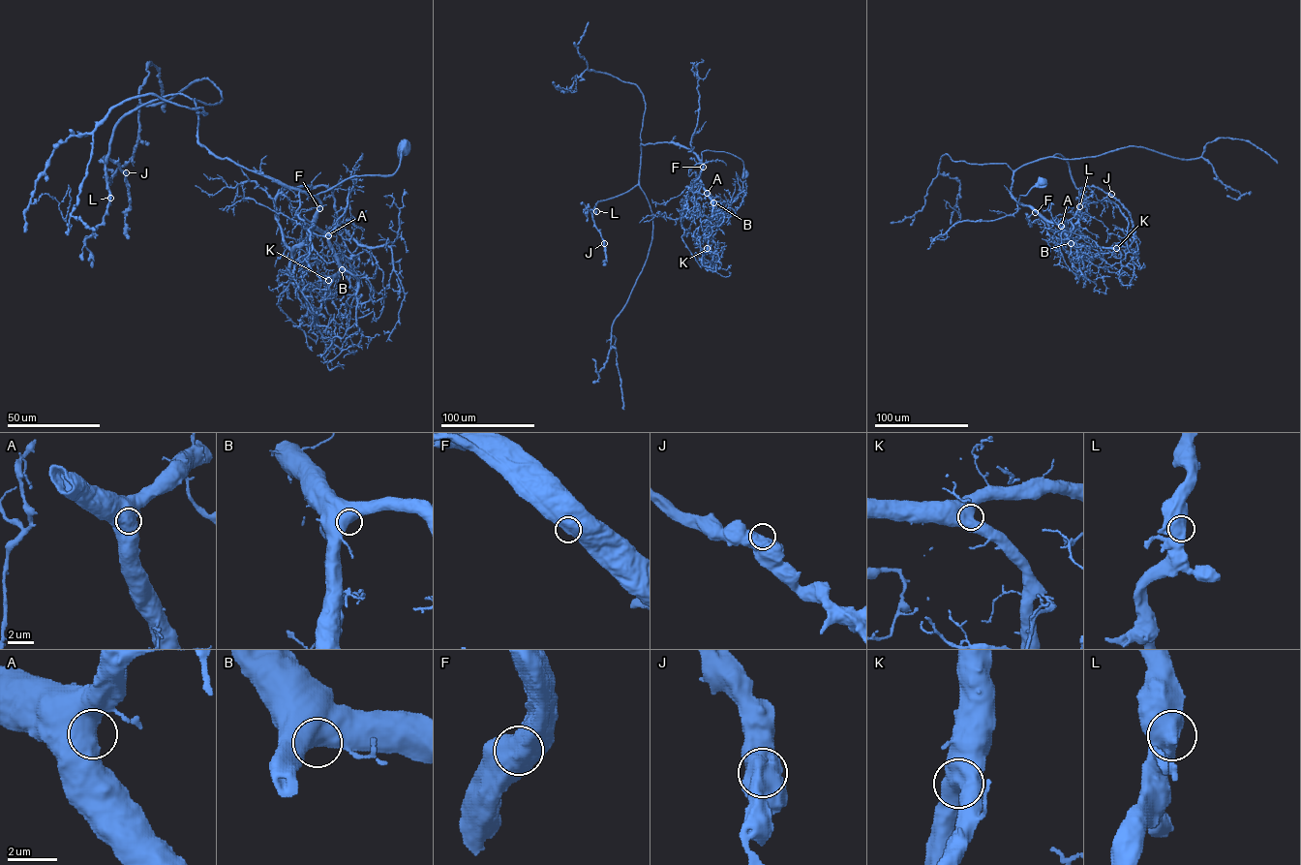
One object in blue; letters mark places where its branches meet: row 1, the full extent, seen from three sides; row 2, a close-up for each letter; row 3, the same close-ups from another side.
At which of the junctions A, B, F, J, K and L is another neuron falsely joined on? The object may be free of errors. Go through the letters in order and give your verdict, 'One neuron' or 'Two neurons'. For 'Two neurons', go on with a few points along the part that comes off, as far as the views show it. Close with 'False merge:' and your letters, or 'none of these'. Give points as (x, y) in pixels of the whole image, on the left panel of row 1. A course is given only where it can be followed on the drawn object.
A: One neuron
B: One neuron
F: One neuron
J: One neuron
K: One neuron
L: One neuron
False merge: none of these

